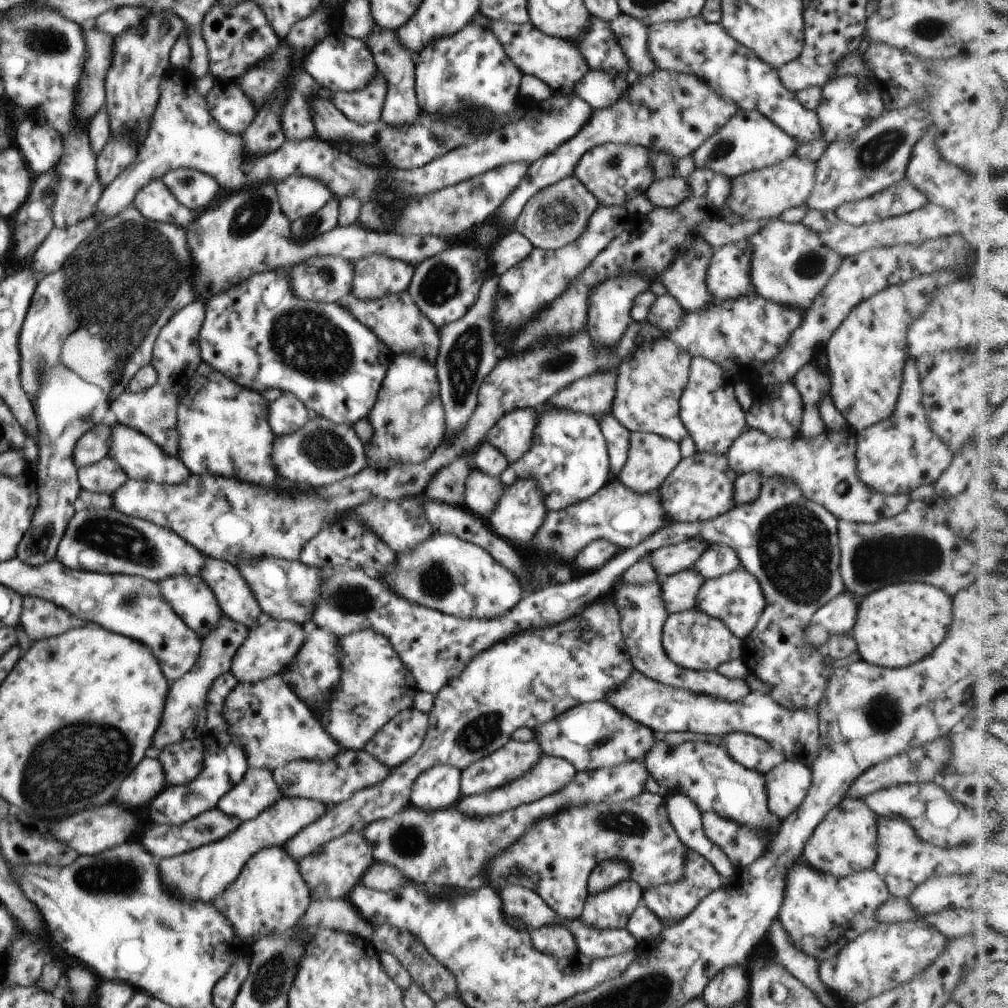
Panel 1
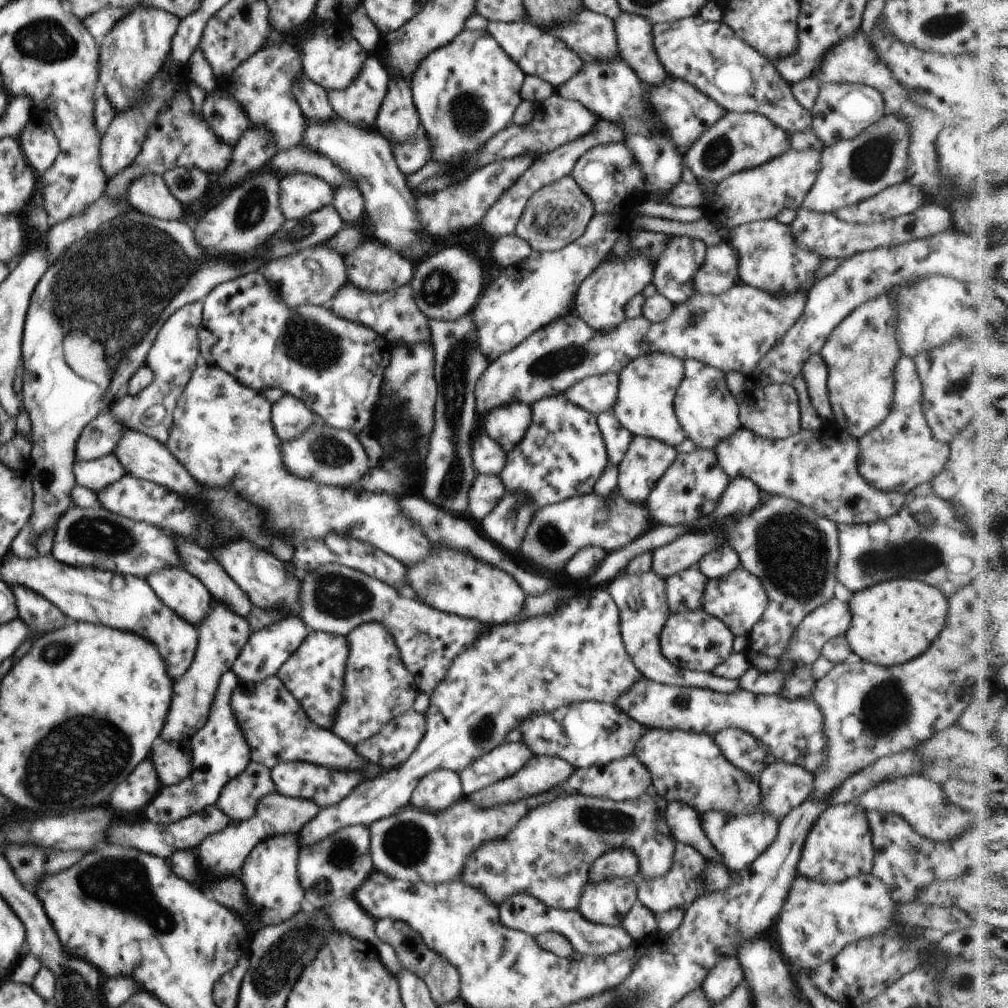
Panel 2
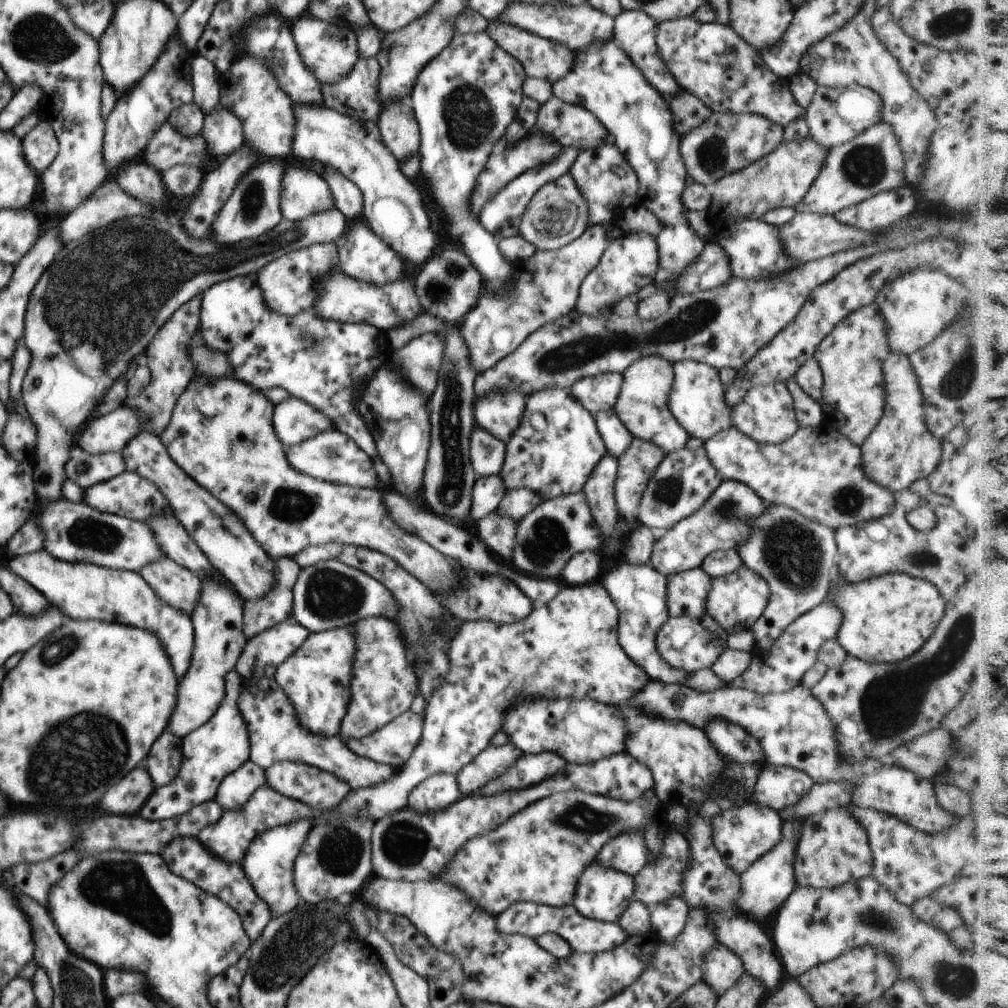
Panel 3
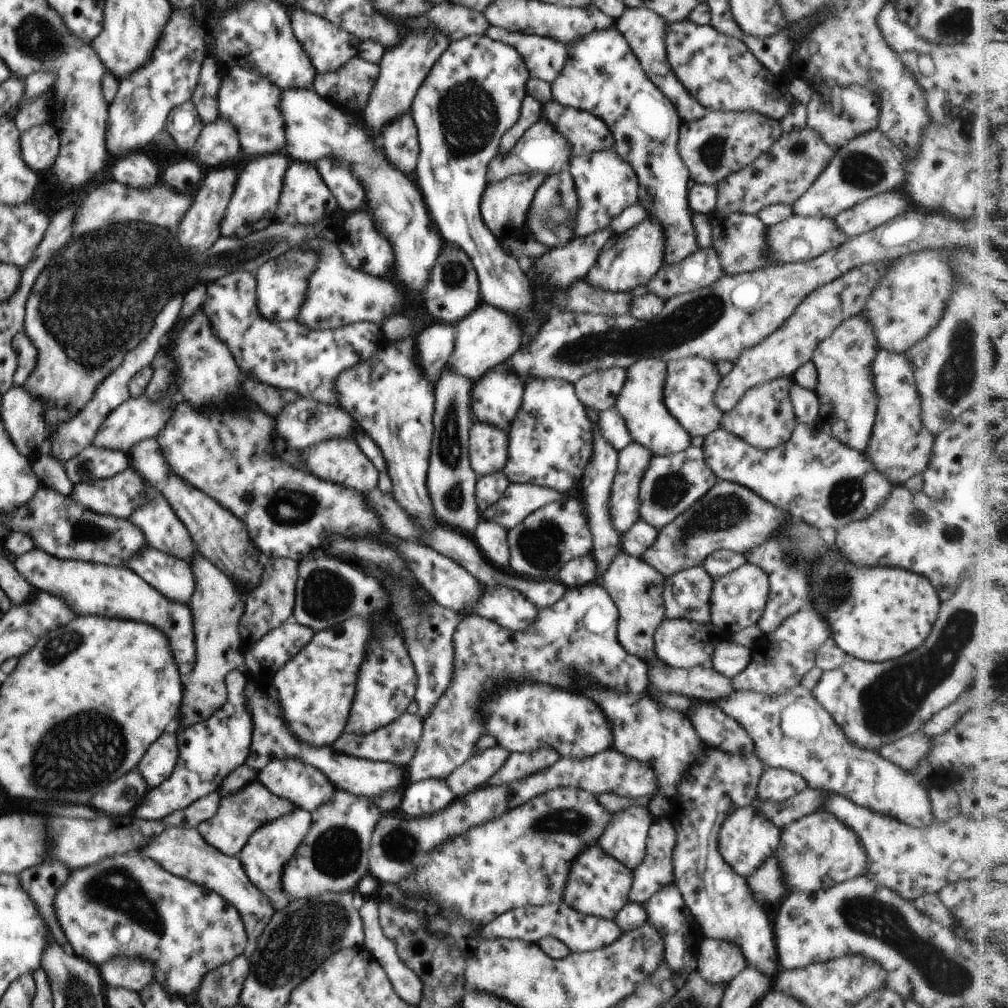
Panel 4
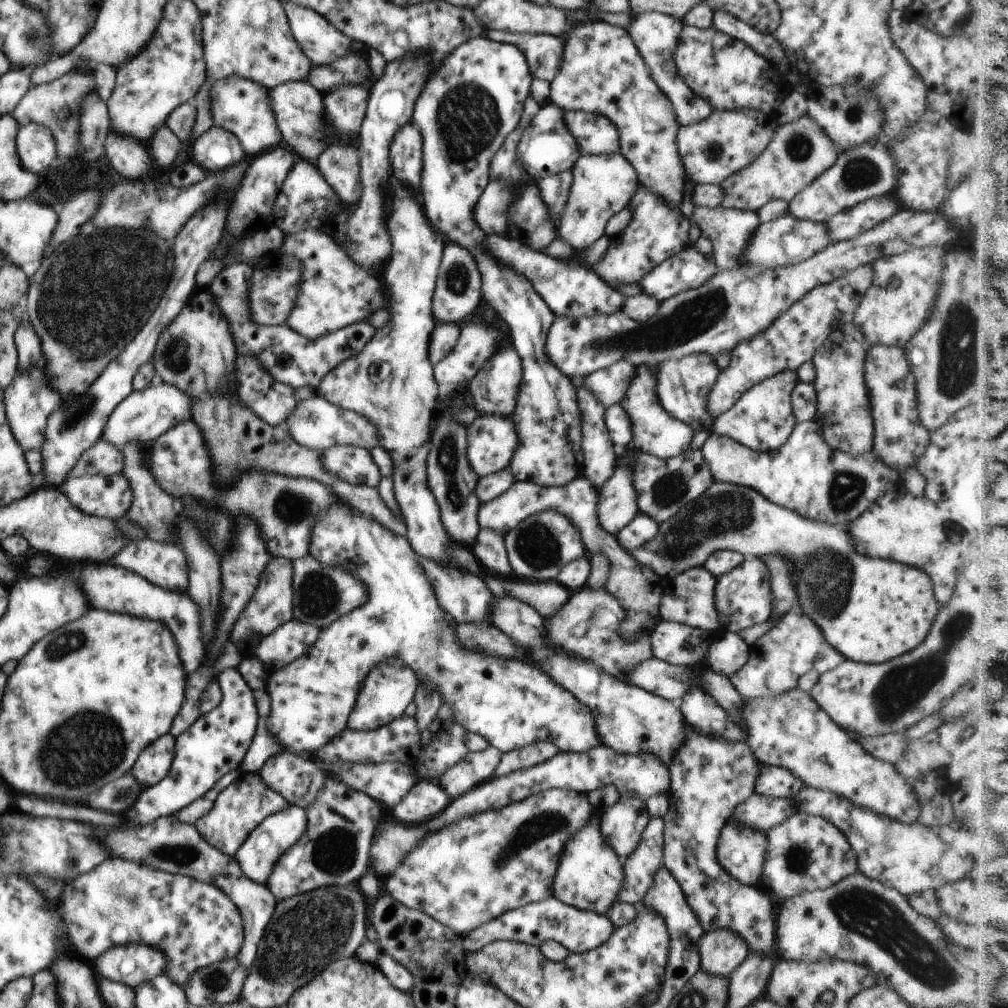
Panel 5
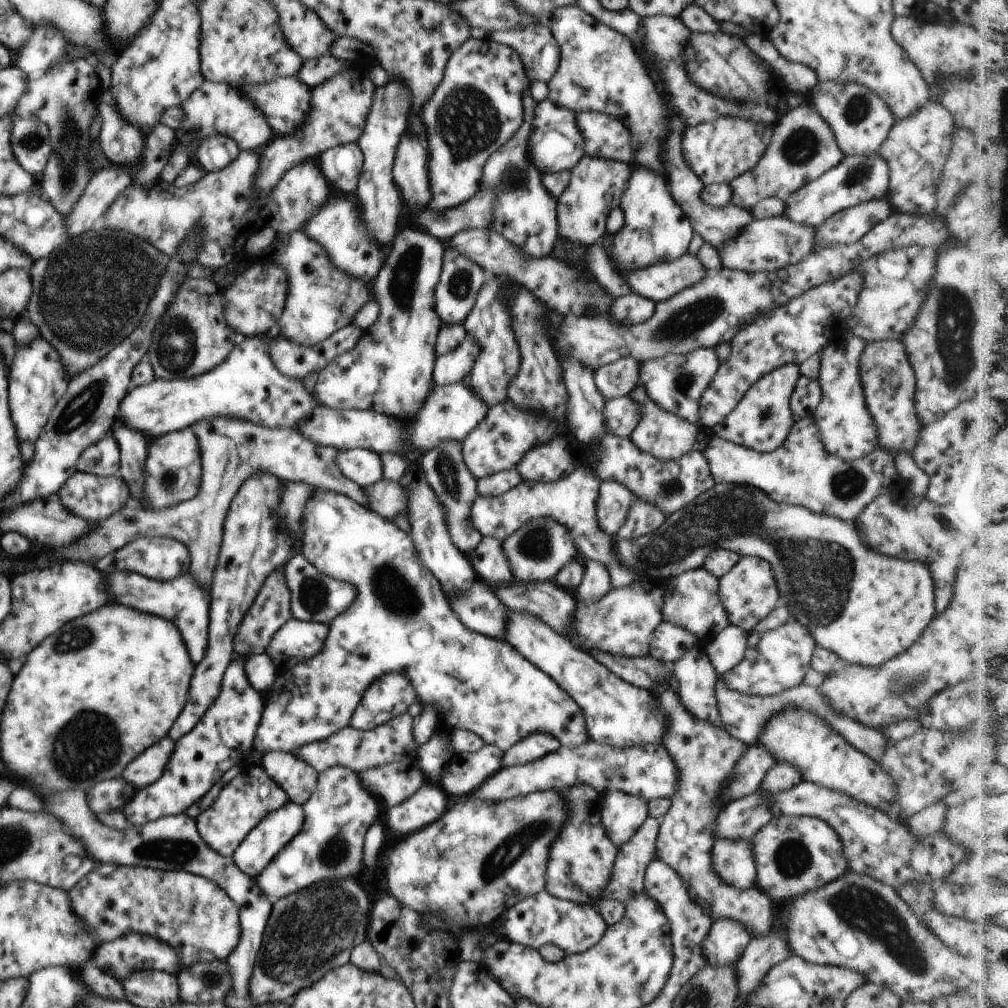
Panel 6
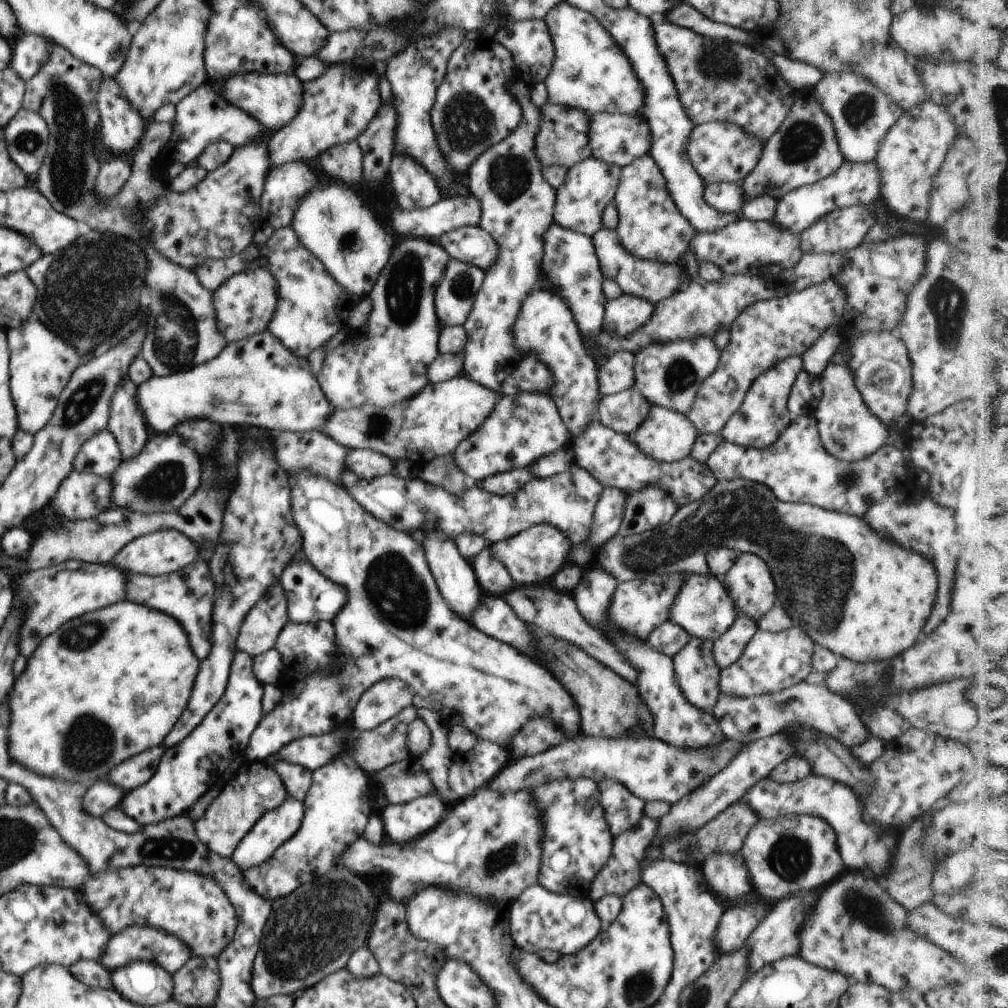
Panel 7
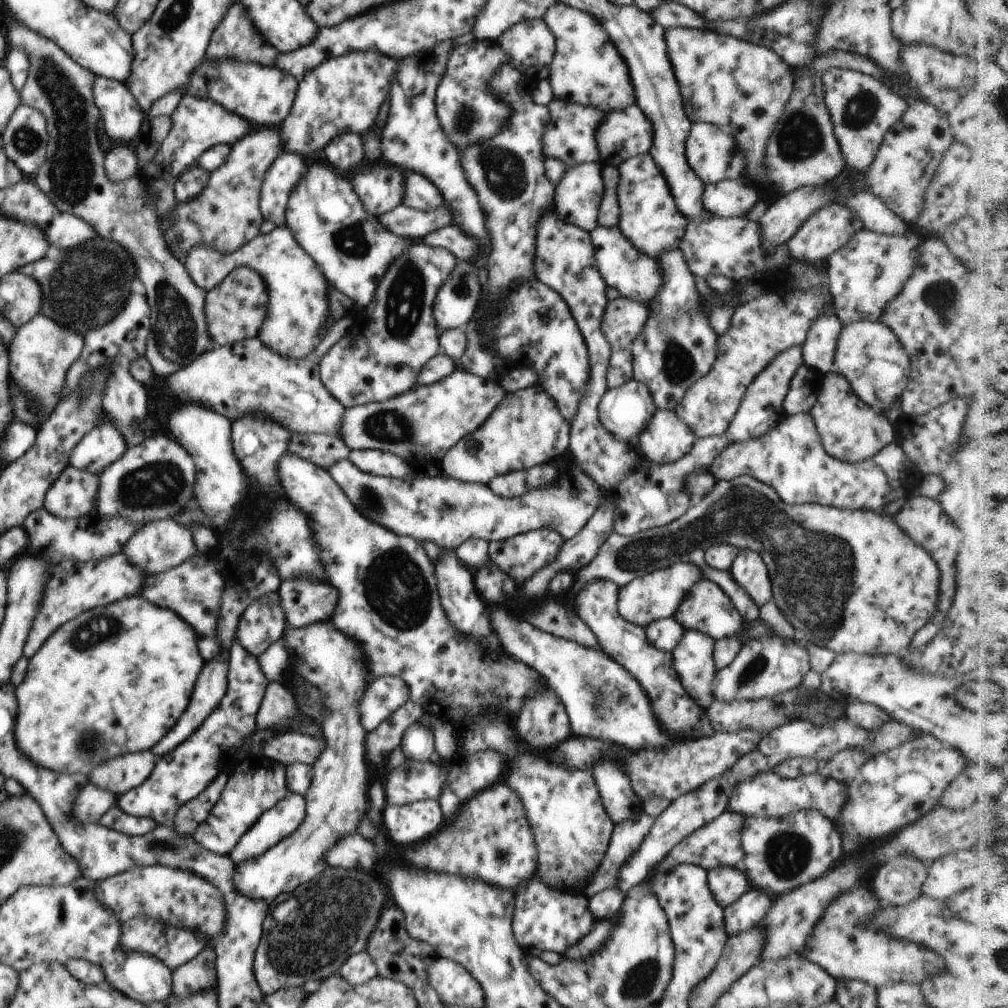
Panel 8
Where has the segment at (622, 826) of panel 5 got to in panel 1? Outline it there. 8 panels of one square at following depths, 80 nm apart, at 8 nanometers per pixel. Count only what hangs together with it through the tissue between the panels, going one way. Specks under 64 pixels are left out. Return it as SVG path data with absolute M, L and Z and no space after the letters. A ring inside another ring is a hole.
M604 860L596 864L596 868L590 872L587 883L588 896L600 894L614 884L630 879L630 866L624 860Z

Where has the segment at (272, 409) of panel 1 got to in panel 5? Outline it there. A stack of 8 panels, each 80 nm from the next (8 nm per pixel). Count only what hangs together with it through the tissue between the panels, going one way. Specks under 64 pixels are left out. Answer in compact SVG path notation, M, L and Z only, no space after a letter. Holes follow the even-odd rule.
M314 394L297 402L295 411L286 419L290 436L304 448L323 451L334 445L350 445L365 449L379 446L378 429L366 417L357 412L340 408L324 397Z

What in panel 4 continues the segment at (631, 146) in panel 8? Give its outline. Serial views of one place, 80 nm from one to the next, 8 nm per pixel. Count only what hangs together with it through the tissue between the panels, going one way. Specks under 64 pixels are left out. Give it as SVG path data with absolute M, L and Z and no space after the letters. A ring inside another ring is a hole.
M554 99L543 104L541 118L547 120L568 141L571 146L572 156L584 153L596 152L602 149L612 149L614 144L613 134L604 124L604 120L591 112L570 106L561 105Z

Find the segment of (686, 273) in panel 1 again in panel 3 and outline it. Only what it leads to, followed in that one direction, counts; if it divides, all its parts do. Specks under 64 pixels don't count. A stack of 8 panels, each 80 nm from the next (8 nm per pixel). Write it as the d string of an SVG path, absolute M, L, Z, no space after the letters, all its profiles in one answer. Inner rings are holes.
M615 39L597 41L573 53L572 70L551 84L553 97L594 114L636 172L638 204L650 210L662 224L662 232L657 237L660 262L653 284L669 298L675 296L677 292L672 286L676 276L700 256L707 241L692 232L686 219L682 192L688 172L679 154L681 137L674 130L672 110Z

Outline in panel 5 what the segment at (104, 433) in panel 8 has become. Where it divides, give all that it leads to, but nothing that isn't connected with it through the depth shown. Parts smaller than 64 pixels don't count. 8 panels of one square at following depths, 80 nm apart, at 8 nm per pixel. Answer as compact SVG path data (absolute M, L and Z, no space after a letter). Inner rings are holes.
M100 439L87 448L70 470L70 477L100 475L109 477L120 474L124 468L124 455L121 448Z

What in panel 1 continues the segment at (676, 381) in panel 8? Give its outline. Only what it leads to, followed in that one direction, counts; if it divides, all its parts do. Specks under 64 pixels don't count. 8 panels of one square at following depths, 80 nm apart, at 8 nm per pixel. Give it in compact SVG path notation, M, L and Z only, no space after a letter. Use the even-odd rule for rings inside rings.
M691 358L688 384L680 396L679 414L699 452L726 454L730 444L747 429L744 412L736 400L730 376L708 358Z

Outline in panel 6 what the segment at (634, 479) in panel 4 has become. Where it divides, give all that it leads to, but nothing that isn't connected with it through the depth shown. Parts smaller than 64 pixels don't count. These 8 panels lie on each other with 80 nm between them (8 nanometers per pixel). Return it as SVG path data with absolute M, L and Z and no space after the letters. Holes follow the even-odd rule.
M612 479L601 481L596 510L598 524L606 534L615 538L634 499L633 492L624 483Z

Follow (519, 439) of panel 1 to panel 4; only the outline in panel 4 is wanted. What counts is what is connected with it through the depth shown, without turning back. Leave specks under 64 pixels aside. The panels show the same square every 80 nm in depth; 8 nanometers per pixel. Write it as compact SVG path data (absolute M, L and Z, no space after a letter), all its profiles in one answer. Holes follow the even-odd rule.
M502 364L484 373L471 394L474 420L499 428L507 433L522 404L524 386L518 376L508 372Z

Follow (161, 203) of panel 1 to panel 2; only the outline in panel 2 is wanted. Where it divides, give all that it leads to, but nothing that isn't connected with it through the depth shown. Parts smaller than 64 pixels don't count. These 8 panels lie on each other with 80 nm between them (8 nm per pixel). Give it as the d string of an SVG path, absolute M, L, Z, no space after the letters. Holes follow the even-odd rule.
M142 174L128 186L127 202L142 214L155 220L180 220L184 216L182 204L172 196L163 176Z

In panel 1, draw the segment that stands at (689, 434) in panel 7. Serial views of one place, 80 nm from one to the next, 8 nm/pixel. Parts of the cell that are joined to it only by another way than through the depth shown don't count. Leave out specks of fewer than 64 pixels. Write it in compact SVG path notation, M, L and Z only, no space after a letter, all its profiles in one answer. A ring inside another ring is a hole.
M668 338L652 340L624 360L617 370L611 414L630 432L653 433L680 443L688 430L680 420L680 396L688 384L691 358Z

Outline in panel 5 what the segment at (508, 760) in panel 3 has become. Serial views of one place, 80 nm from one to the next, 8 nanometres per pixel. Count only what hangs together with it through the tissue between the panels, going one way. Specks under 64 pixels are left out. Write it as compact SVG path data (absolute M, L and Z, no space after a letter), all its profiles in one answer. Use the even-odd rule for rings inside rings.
M492 745L483 751L468 751L458 764L438 778L438 782L452 798L458 798L484 781L492 779L502 755L503 752Z

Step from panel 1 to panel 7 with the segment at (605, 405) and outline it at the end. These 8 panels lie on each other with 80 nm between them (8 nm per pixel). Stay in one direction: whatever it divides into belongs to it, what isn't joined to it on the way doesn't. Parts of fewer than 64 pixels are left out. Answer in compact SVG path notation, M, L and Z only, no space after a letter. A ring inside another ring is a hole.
M622 351L604 360L597 369L600 394L613 395L635 384L635 354Z

